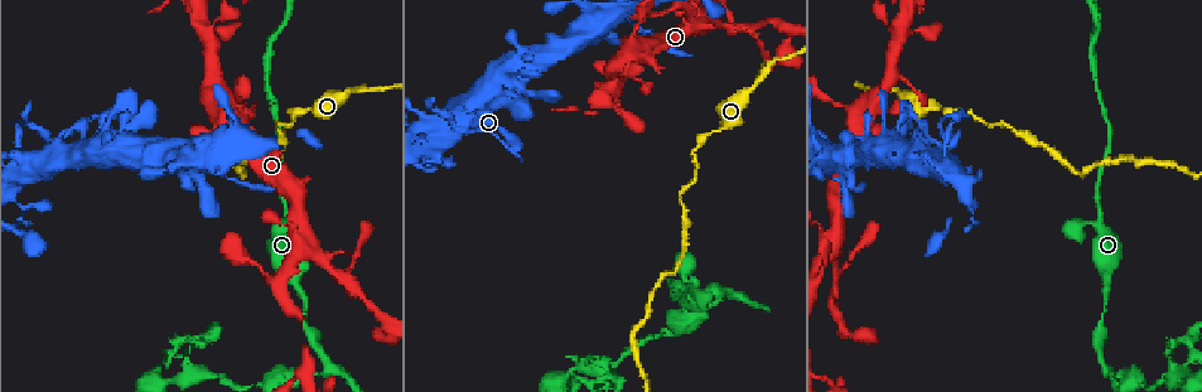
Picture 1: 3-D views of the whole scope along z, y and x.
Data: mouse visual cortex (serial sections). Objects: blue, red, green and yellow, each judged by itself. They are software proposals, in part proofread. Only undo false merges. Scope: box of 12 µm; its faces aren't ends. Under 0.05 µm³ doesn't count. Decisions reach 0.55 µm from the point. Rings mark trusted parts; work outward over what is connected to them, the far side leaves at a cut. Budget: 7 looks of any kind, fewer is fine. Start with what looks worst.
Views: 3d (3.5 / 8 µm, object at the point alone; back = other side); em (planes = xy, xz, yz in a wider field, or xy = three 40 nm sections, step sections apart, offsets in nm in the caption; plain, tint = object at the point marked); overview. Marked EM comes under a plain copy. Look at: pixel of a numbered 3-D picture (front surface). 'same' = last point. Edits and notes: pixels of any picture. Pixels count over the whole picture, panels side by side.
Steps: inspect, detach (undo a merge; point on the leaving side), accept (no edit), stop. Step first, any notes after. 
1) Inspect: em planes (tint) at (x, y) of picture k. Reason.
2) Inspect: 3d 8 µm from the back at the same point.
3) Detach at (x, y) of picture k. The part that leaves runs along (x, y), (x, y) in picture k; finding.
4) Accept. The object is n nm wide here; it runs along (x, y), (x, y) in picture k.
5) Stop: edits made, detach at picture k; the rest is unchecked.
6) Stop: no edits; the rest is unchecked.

Inspect: 3d 3.5 µm at (975, 221) of picture 1. Sharp bend.

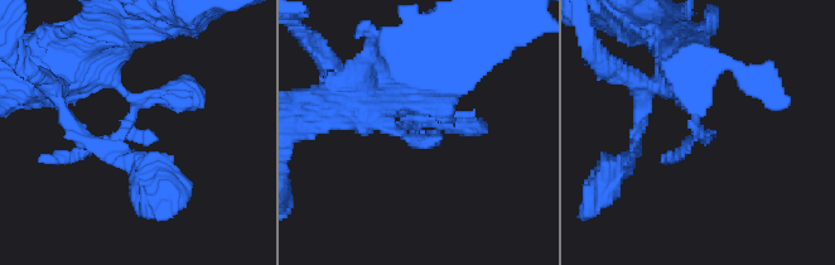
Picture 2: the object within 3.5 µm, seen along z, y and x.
Inspect: em xy step 2 (tint) at (406, 125) of picture 2.

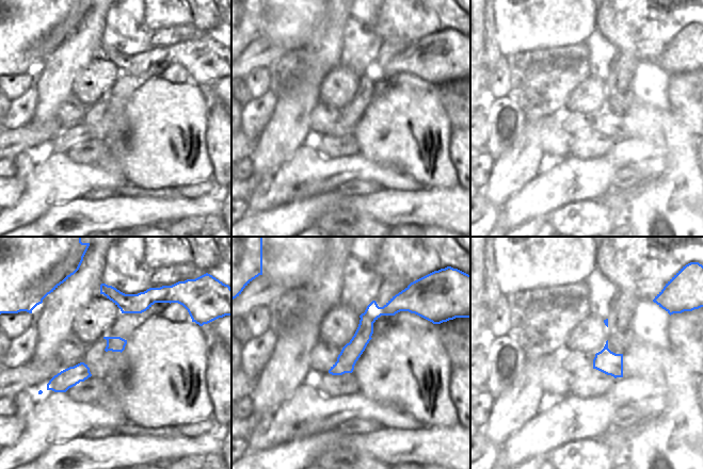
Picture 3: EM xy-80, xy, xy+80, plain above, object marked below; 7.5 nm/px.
Inspect: em xy step 3 (tint) at the same point.

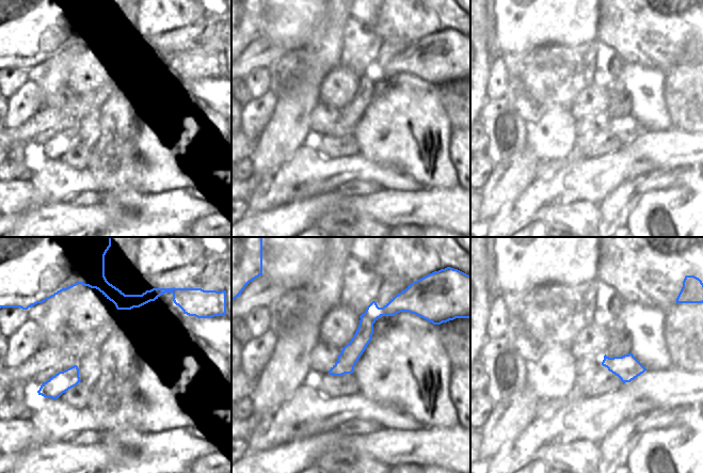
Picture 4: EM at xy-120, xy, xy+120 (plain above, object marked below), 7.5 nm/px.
Accept. It runs along (398, 304), (366, 324), (332, 372) in picture 4; all the same cell.

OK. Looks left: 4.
Inspect: 3d 8 µm from the back at (329, 365) of picture 1. Three-way junction.

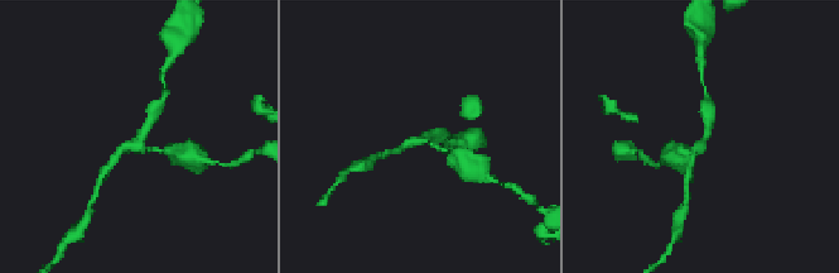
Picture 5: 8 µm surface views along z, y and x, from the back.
Inspect: 3d 3.5 µm at (142, 144) of picture 5. Zoom in.

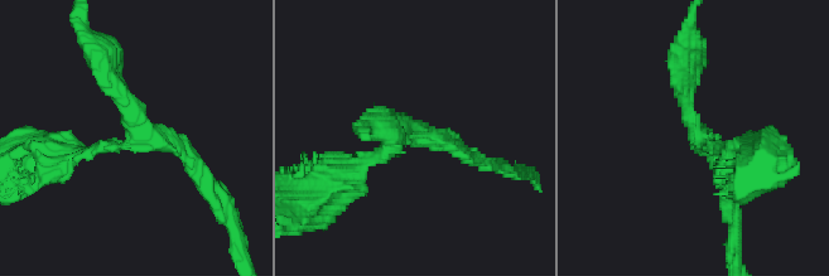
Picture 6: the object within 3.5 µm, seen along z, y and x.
Accept. It runs along (682, 59), (698, 140), (737, 151) in picture 6; all the same cell.

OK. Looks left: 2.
Inspect: 3d 3.5 µm at (341, 278) of picture 1. Branch point.

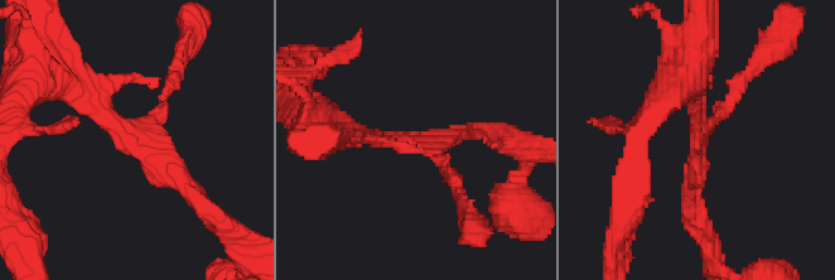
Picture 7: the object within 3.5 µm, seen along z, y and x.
Inspect: em xy step 2 (tint) at (698, 140) of picture 7. 3 arms meet here; the arms are 150, 200, 250 nm wide.

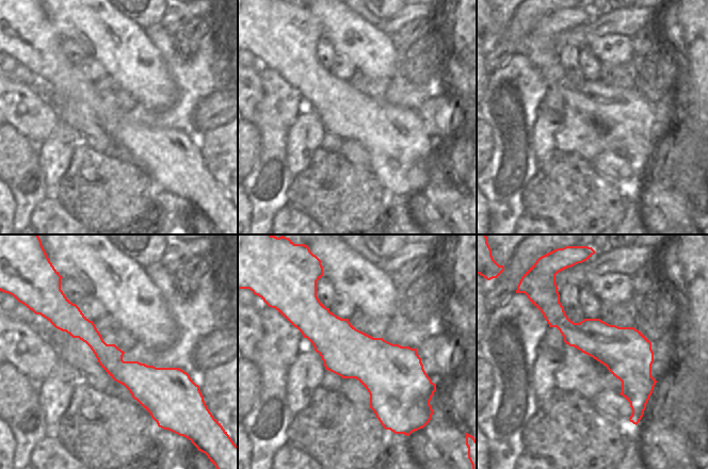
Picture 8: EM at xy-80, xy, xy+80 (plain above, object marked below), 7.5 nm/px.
Accept. The object is 420 nm wide here; it runs along (556, 297), (556, 313), (637, 382), (637, 410) in picture 8; one cell here.

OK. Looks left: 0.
Stop: no edits; the rest is unchecked.

